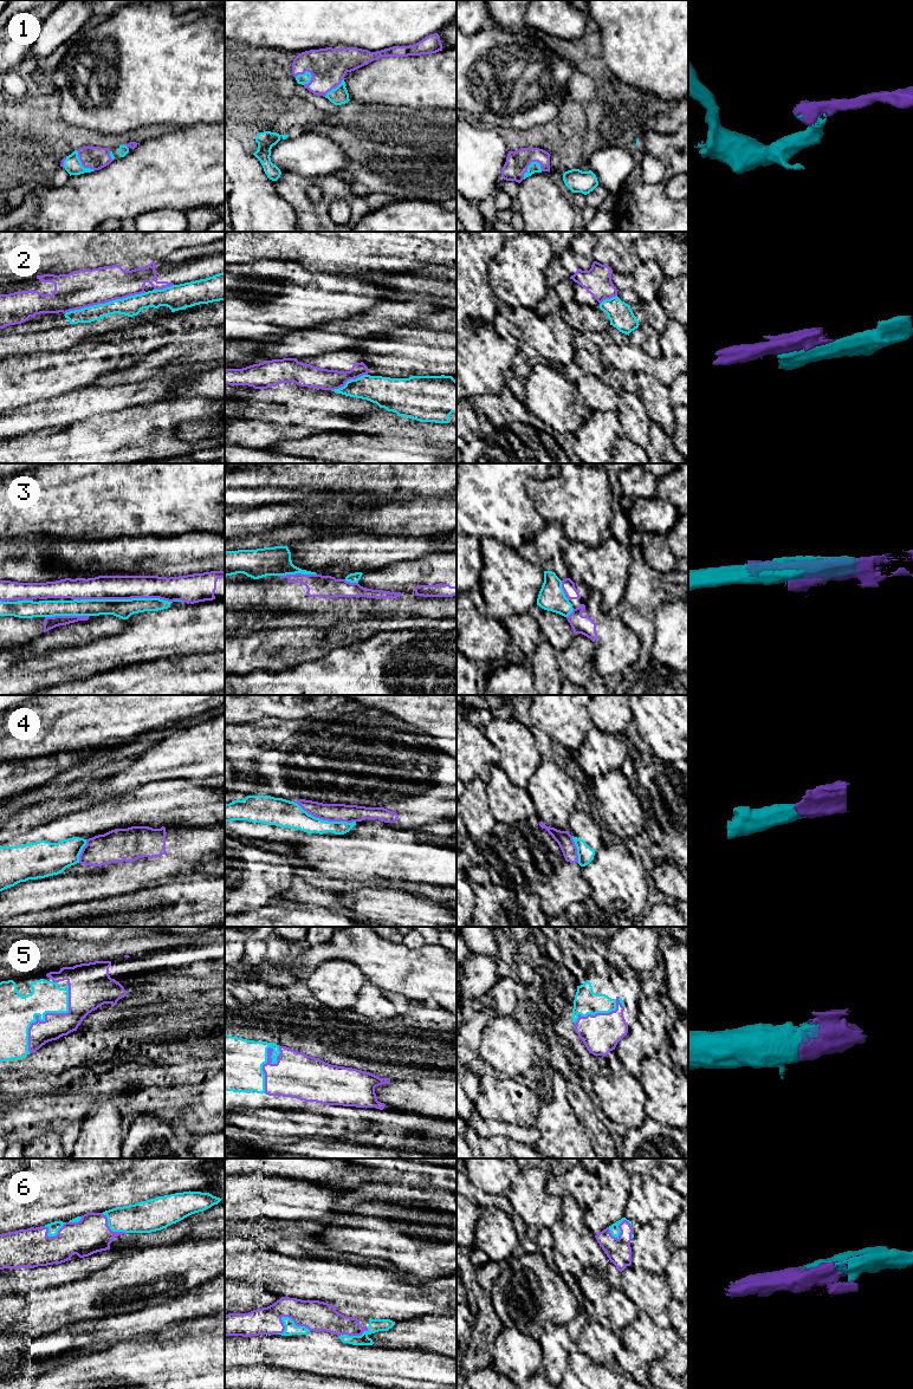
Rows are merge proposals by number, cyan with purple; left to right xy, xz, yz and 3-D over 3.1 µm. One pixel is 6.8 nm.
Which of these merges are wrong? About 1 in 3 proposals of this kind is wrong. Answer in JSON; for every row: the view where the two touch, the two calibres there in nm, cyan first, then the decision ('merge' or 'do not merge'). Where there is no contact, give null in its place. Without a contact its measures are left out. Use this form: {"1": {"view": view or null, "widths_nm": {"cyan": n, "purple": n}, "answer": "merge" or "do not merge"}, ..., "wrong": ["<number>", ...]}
{"1": {"view": "yz", "widths_nm": {"cyan": 80, "purple": 160}, "answer": "merge"}, "2": {"view": "xy", "widths_nm": {"cyan": 140, "purple": 260}, "answer": "do not merge"}, "3": {"view": "xy", "widths_nm": {"cyan": 130, "purple": 160}, "answer": "merge"}, "4": {"view": "xz", "widths_nm": {"cyan": 180, "purple": 130}, "answer": "do not merge"}, "5": {"view": "xy", "widths_nm": {"cyan": 240, "purple": 180}, "answer": "merge"}, "6": {"view": "xz", "widths_nm": {"cyan": 80, "purple": 220}, "answer": "merge"}, "wrong": ["2", "4"]}

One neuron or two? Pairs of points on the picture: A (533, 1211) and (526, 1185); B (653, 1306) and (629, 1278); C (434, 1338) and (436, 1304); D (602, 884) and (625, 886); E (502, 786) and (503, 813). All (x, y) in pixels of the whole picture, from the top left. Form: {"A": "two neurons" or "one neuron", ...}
{"A": "one neuron", "B": "one neuron", "C": "two neurons", "D": "one neuron", "E": "one neuron"}

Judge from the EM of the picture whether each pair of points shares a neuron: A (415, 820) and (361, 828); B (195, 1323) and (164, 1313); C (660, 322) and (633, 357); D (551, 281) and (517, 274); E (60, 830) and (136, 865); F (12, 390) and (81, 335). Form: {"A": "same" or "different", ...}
{"A": "different", "B": "same", "C": "different", "D": "different", "E": "different", "F": "different"}

